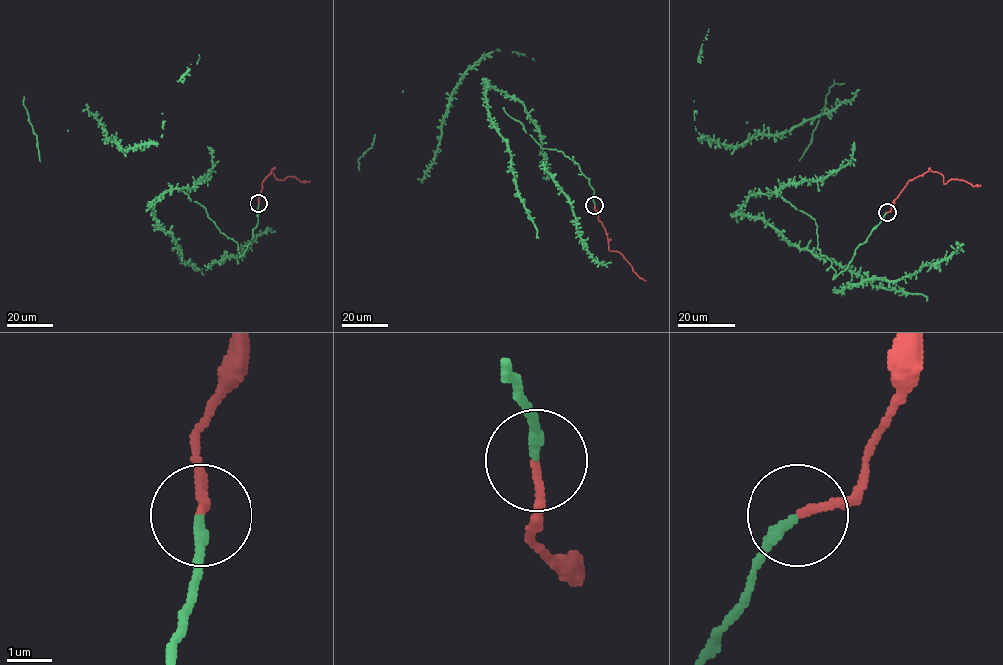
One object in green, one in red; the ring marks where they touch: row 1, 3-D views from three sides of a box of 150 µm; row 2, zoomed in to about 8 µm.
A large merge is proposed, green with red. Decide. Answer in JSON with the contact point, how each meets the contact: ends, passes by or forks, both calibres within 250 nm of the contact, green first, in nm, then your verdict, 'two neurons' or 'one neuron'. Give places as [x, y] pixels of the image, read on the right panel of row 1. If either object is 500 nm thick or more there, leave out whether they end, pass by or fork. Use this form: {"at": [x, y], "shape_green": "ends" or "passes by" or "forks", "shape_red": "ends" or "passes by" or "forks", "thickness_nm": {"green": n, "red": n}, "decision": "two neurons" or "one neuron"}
{"at": [887, 212], "shape_green": "ends", "shape_red": "ends", "thickness_nm": {"green": 240, "red": 160}, "decision": "one neuron"}

